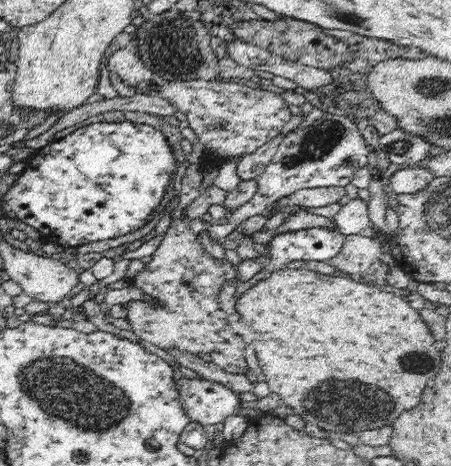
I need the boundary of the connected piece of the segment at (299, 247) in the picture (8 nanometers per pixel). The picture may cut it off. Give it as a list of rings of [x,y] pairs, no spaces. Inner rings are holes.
[[[307,228],[292,232],[283,232],[269,242],[268,255],[260,255],[257,258],[246,259],[236,266],[237,281],[246,281],[258,274],[260,270],[282,270],[289,262],[294,260],[316,260],[324,262],[333,259],[343,247],[345,235],[332,228]]]

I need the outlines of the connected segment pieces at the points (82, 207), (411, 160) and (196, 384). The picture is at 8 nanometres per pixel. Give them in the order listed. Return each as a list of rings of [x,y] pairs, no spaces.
[[[104,121],[81,127],[62,139],[52,140],[40,150],[34,152],[31,159],[23,165],[25,166],[24,172],[18,175],[16,182],[10,186],[10,190],[2,198],[2,213],[17,220],[17,224],[30,225],[32,228],[35,228],[46,241],[70,248],[82,246],[82,244],[88,244],[88,242],[118,238],[118,236],[132,234],[132,232],[140,230],[140,228],[147,224],[148,216],[154,212],[154,208],[162,202],[168,190],[170,177],[174,174],[174,170],[176,170],[176,160],[166,137],[159,130],[156,130],[155,127],[139,123],[133,124],[130,121],[118,123]]]
[[[401,128],[380,136],[379,147],[394,164],[423,165],[428,160],[430,144],[425,138],[409,134]]]
[[[181,376],[176,379],[176,386],[190,421],[202,426],[224,423],[241,409],[238,393],[202,376],[200,379]]]

